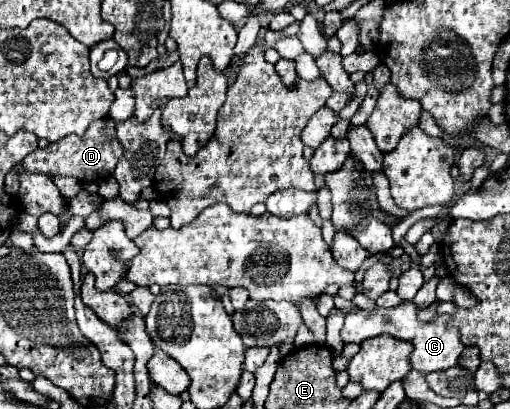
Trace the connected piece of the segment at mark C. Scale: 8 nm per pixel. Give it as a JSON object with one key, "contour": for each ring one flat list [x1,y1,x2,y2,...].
{"contour":[[404,302,396,308,376,308,372,312,358,310,358,312,346,314,346,322,342,328,342,340,344,340,344,344,350,344,350,342,362,344,368,338,374,338,380,334,390,334,390,336,394,336,398,340,406,340,414,346,414,350,410,354,410,362,412,362,412,368,422,374,456,366,456,360,464,348,462,348,462,342,458,342,458,332,454,332,454,328,446,328,446,314,438,316,430,322,420,322,416,314,418,314,418,306,412,302]]}

